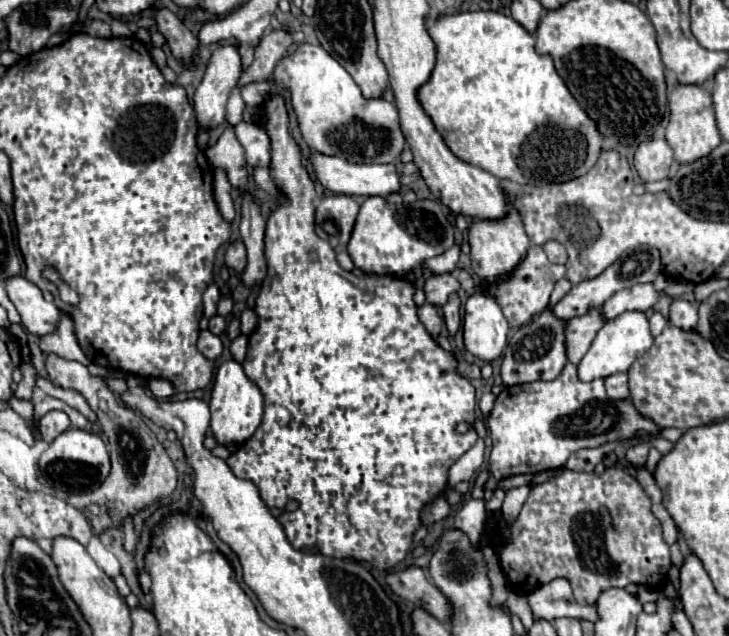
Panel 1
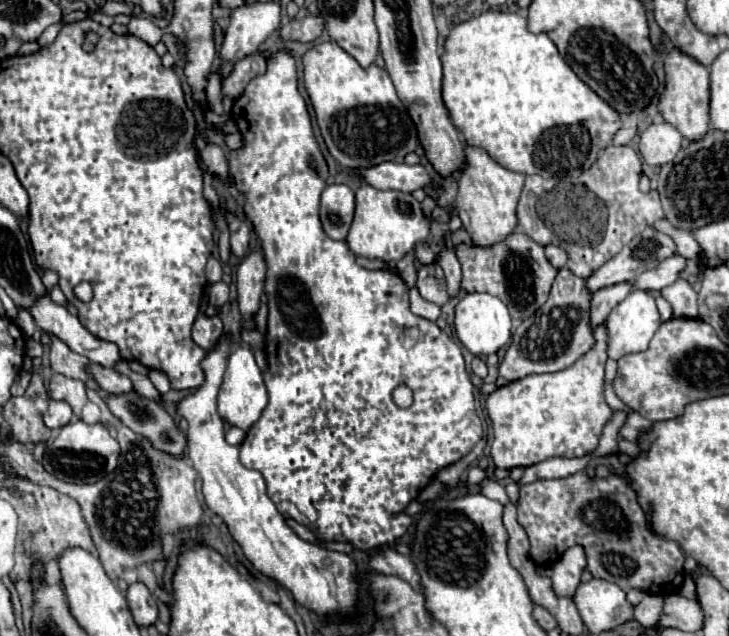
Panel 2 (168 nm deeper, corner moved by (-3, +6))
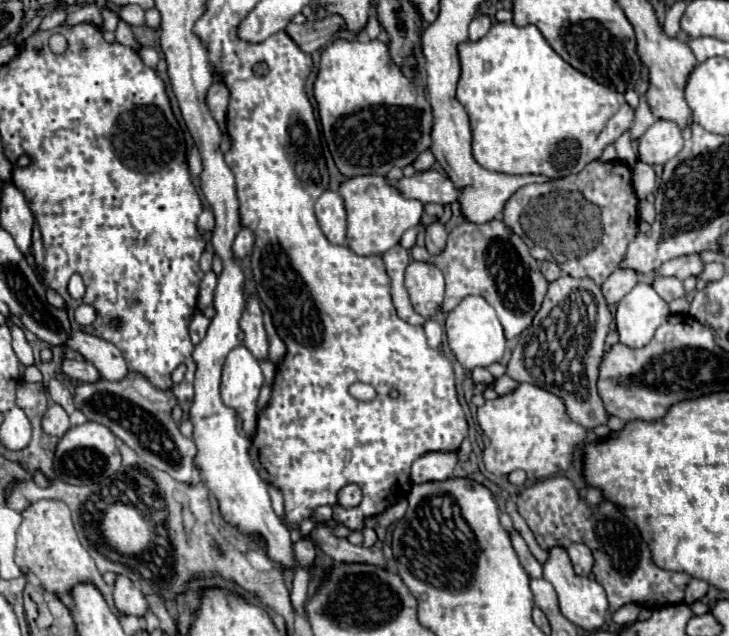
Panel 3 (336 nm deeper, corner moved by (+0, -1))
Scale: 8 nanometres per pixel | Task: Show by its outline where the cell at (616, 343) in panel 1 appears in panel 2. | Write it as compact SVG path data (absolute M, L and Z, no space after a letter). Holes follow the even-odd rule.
M633 290L623 302L619 302L609 318L607 318L607 330L609 330L609 358L619 360L625 354L633 354L633 352L643 352L647 350L655 330L661 326L661 318L659 318L659 310L655 304L655 298L651 292L643 292L643 290Z

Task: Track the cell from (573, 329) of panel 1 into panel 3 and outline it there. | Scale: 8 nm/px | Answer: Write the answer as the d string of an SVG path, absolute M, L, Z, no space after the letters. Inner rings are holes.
M616 269L602 285L602 293L608 305L616 305L628 291L634 289L634 285L638 283L638 275L636 271L624 271L624 269Z

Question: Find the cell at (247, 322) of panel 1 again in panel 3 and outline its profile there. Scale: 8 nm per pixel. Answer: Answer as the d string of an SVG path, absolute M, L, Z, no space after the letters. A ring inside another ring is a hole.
M266 321L266 335L268 335L268 343L270 343L270 361L280 363L286 353L286 345L280 341L280 337L276 335L274 325L270 321Z

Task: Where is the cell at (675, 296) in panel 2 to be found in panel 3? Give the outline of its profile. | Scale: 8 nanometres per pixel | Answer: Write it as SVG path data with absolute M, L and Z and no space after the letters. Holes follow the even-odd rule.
M654 277L652 287L654 287L654 291L656 291L666 303L670 303L670 301L674 301L674 299L680 299L680 297L686 297L686 291L684 291L680 279Z

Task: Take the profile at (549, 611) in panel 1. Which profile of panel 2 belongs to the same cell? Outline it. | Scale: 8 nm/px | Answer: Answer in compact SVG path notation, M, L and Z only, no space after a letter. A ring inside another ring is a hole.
M571 546L553 568L553 590L559 596L571 596L581 582L581 574L587 568L587 558L581 546Z

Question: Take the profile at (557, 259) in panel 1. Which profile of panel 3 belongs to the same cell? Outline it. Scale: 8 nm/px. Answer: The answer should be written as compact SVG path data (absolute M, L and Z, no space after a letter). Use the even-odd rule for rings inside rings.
M542 261L542 263L540 263L540 269L542 269L542 275L544 275L548 281L554 281L554 279L558 279L558 277L562 275L562 269L560 269L558 263L554 263L554 261Z

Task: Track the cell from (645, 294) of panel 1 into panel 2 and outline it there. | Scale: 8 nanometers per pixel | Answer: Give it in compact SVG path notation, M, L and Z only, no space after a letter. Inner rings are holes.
M673 254L669 256L667 260L659 262L653 270L647 270L643 272L635 282L633 282L633 288L637 290L651 290L651 292L659 292L661 288L673 284L679 274L683 272L685 268L685 258L679 256L679 254Z

